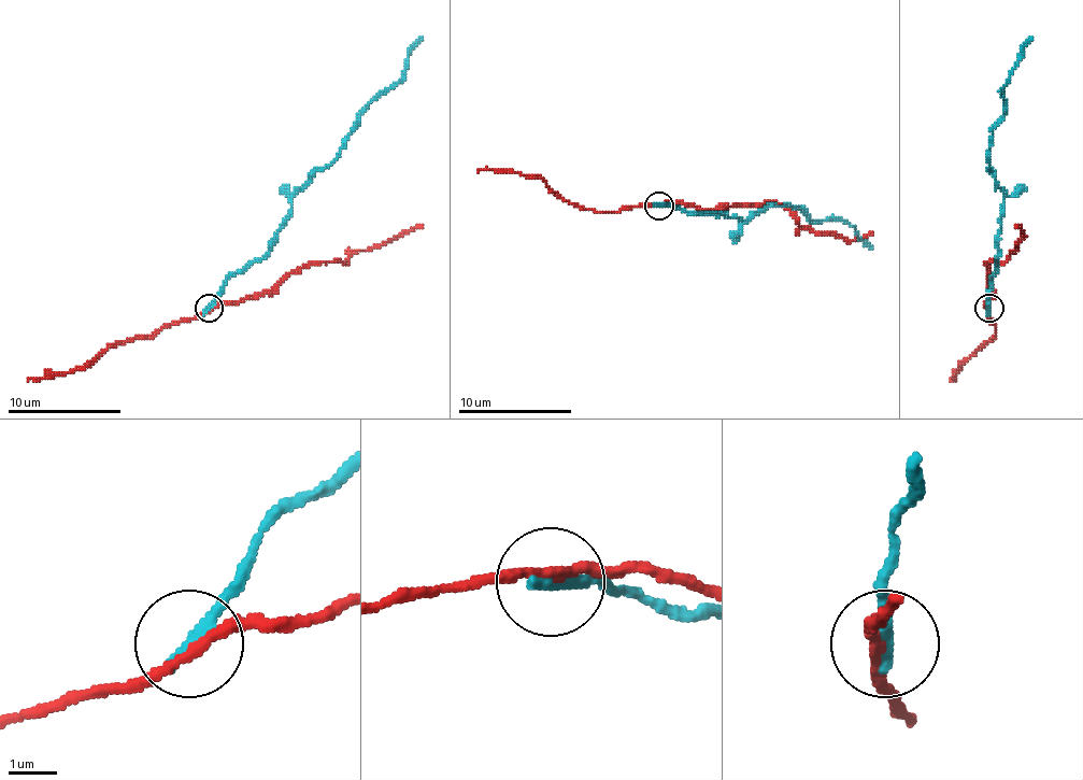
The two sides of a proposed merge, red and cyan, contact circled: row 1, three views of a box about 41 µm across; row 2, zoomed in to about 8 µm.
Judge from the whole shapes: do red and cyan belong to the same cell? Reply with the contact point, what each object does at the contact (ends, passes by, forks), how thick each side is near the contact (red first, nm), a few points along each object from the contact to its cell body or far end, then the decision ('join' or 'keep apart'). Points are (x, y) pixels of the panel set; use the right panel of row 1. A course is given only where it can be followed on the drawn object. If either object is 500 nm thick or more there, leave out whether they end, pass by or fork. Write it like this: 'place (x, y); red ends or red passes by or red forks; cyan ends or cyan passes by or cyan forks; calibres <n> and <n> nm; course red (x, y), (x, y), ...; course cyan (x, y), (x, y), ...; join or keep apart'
place (988, 308); red passes by; cyan ends; calibres 190 and 320 nm; course red (989, 307), (986, 305), (993, 298), (986, 261), (1003, 261), (1024, 239), (1015, 225); course cyan (989, 307), (1003, 208), (989, 171), (989, 142), (1003, 111), (1001, 88), (1032, 37); keep apart

